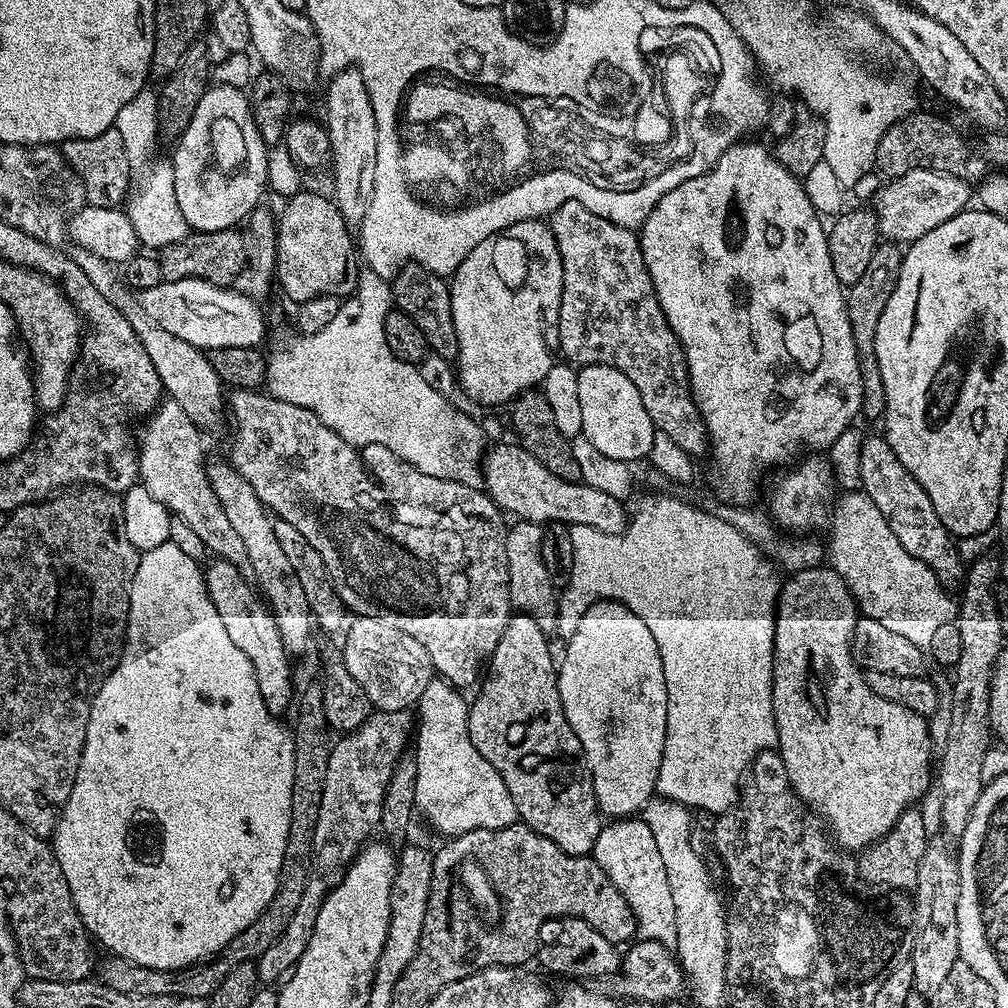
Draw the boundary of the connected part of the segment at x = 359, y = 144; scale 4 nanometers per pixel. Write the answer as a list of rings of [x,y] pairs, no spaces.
[[[344,68],[327,81],[328,93],[324,96],[322,123],[328,130],[330,169],[332,168],[332,192],[338,211],[349,226],[359,226],[366,210],[370,210],[372,195],[376,189],[376,159],[378,158],[378,122],[374,118],[374,106],[366,90],[366,82],[357,68]]]

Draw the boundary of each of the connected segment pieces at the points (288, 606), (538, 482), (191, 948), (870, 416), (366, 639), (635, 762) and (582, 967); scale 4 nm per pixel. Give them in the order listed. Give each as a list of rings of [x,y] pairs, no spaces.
[[[223,463],[208,468],[208,480],[212,484],[214,494],[218,494],[218,502],[222,502],[222,510],[226,510],[226,518],[230,518],[238,538],[242,538],[246,554],[250,554],[255,583],[275,615],[284,647],[289,653],[295,654],[307,646],[308,639],[311,638],[312,632],[314,633],[314,621],[308,610],[302,582],[298,582],[298,574],[294,574],[294,566],[290,566],[286,554],[282,551],[282,545],[274,534],[274,520],[268,509],[264,507],[258,494],[254,494],[250,482],[246,482],[246,478],[242,478],[231,463]]]
[[[519,443],[516,444],[500,444],[492,452],[492,457],[487,457],[486,460],[486,491],[488,496],[495,504],[500,508],[500,511],[505,514],[511,514],[513,512],[516,515],[515,519],[520,522],[527,522],[529,524],[539,524],[541,526],[547,525],[549,522],[559,522],[566,525],[581,524],[582,526],[590,526],[594,530],[602,531],[603,534],[614,534],[615,536],[622,535],[623,532],[628,531],[630,523],[629,509],[624,509],[625,505],[618,498],[610,498],[610,494],[602,494],[602,490],[594,490],[594,486],[583,482],[577,482],[574,480],[563,480],[558,478],[554,474],[550,474],[550,470],[546,466],[542,466],[542,462],[538,462],[538,458],[534,458],[534,454],[530,454]]]
[[[171,543],[154,546],[154,550],[143,553],[130,590],[124,650],[114,670],[92,699],[78,774],[50,840],[58,866],[62,866],[62,874],[70,886],[74,906],[88,928],[88,935],[99,943],[101,940],[111,955],[154,970],[189,968],[222,951],[262,914],[262,910],[266,910],[266,906],[270,906],[280,885],[282,854],[286,854],[286,838],[290,834],[296,749],[289,729],[287,732],[272,723],[276,722],[272,712],[264,708],[258,678],[254,678],[254,666],[250,666],[250,658],[246,658],[246,654],[234,646],[230,634],[226,634],[226,626],[222,626],[222,618],[218,618],[218,610],[214,610],[214,602],[210,602],[208,597],[204,573],[198,561]]]
[[[895,242],[877,243],[874,258],[870,258],[870,266],[866,274],[862,274],[862,278],[851,284],[846,292],[850,334],[854,334],[854,350],[858,354],[858,374],[862,374],[860,410],[863,419],[879,421],[884,415],[886,390],[882,386],[882,370],[878,370],[878,354],[874,354],[874,338],[878,334],[878,321],[882,318],[882,310],[886,310],[886,302],[890,302],[890,294],[894,294],[901,259],[901,245]]]
[[[356,616],[342,637],[342,651],[350,678],[362,686],[369,705],[382,712],[402,712],[419,705],[422,690],[434,679],[430,654],[425,648],[410,634],[394,630],[394,626],[378,622],[378,618]]]
[[[597,600],[584,611],[582,619],[574,630],[572,636],[567,637],[564,648],[564,657],[559,657],[556,681],[558,682],[558,694],[562,700],[562,710],[566,714],[566,722],[570,724],[570,730],[580,743],[580,751],[584,761],[584,767],[588,769],[588,777],[592,779],[592,789],[596,798],[596,806],[601,813],[608,818],[628,817],[632,818],[641,811],[643,805],[653,799],[658,782],[658,770],[662,766],[662,750],[666,746],[666,696],[664,695],[664,675],[662,674],[662,662],[656,654],[654,638],[648,635],[646,622],[638,618],[625,604],[619,602],[607,602]]]
[[[561,916],[545,920],[540,926],[540,939],[536,946],[535,963],[540,963],[556,976],[577,976],[577,981],[592,982],[599,976],[612,976],[621,971],[622,952],[605,936],[598,934],[594,926],[577,916]]]

